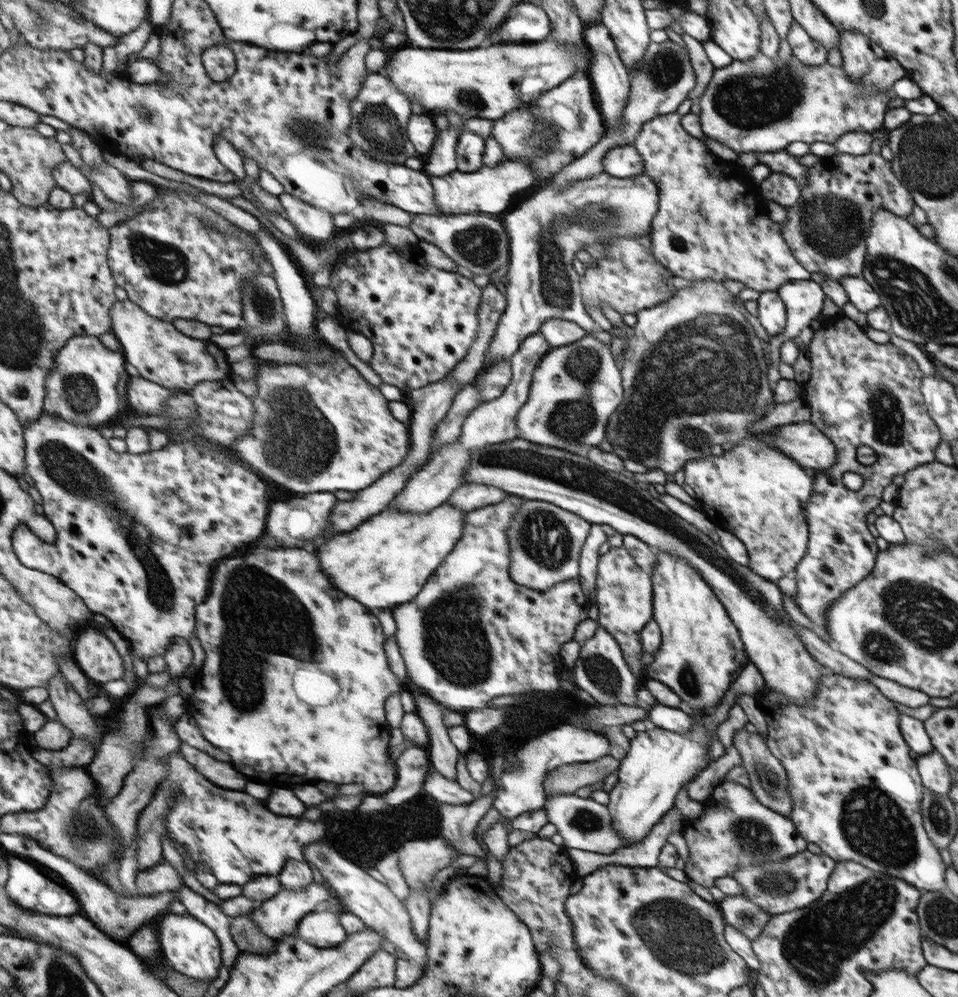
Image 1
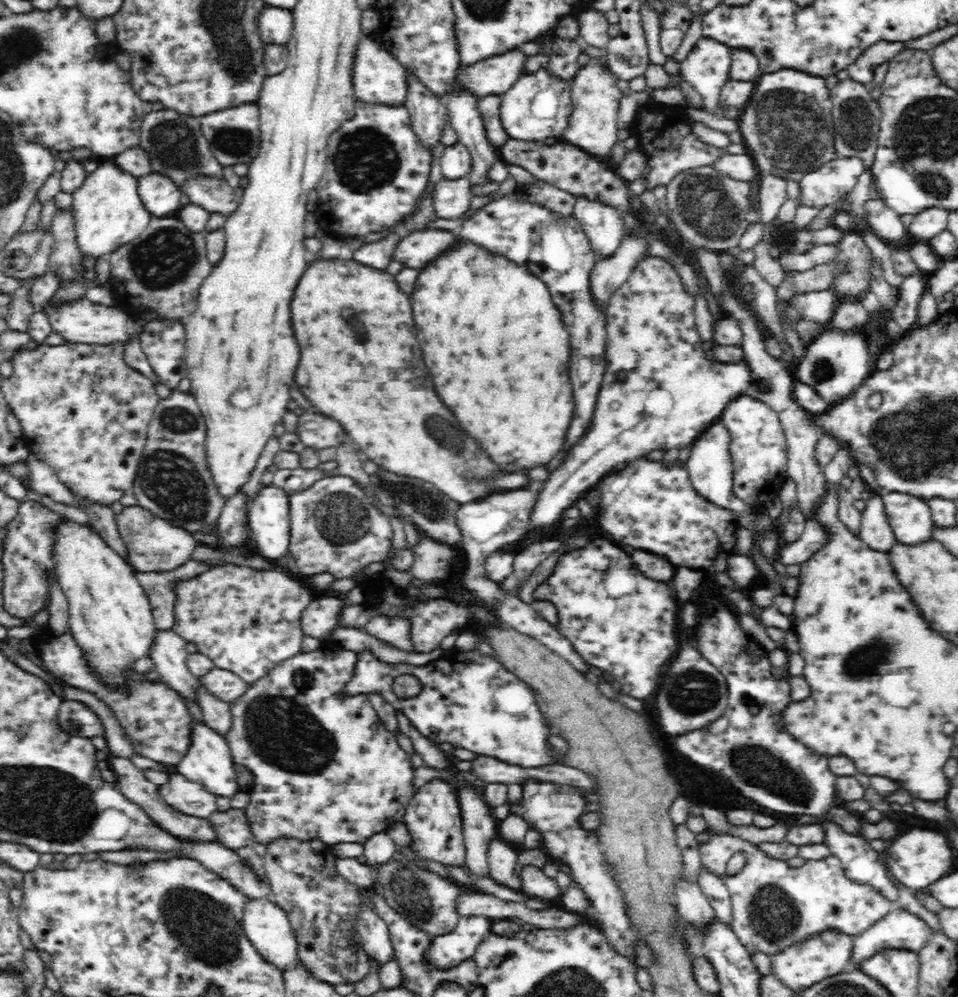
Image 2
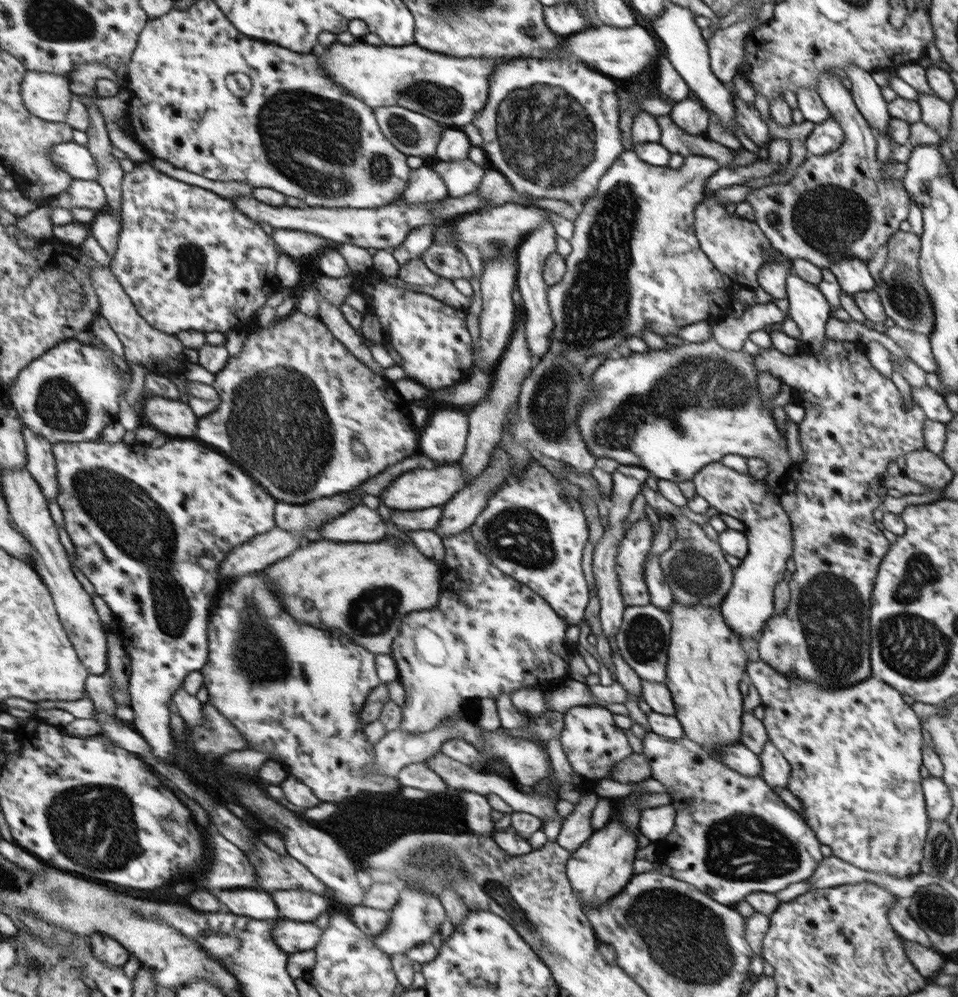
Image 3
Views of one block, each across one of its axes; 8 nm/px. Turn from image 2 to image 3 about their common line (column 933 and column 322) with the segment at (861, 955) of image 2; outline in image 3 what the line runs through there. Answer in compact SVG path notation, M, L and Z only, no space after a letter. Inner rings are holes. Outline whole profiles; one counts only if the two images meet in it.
M288 918L280 919L274 928L280 947L290 954L318 948L324 932L315 921L300 922Z

